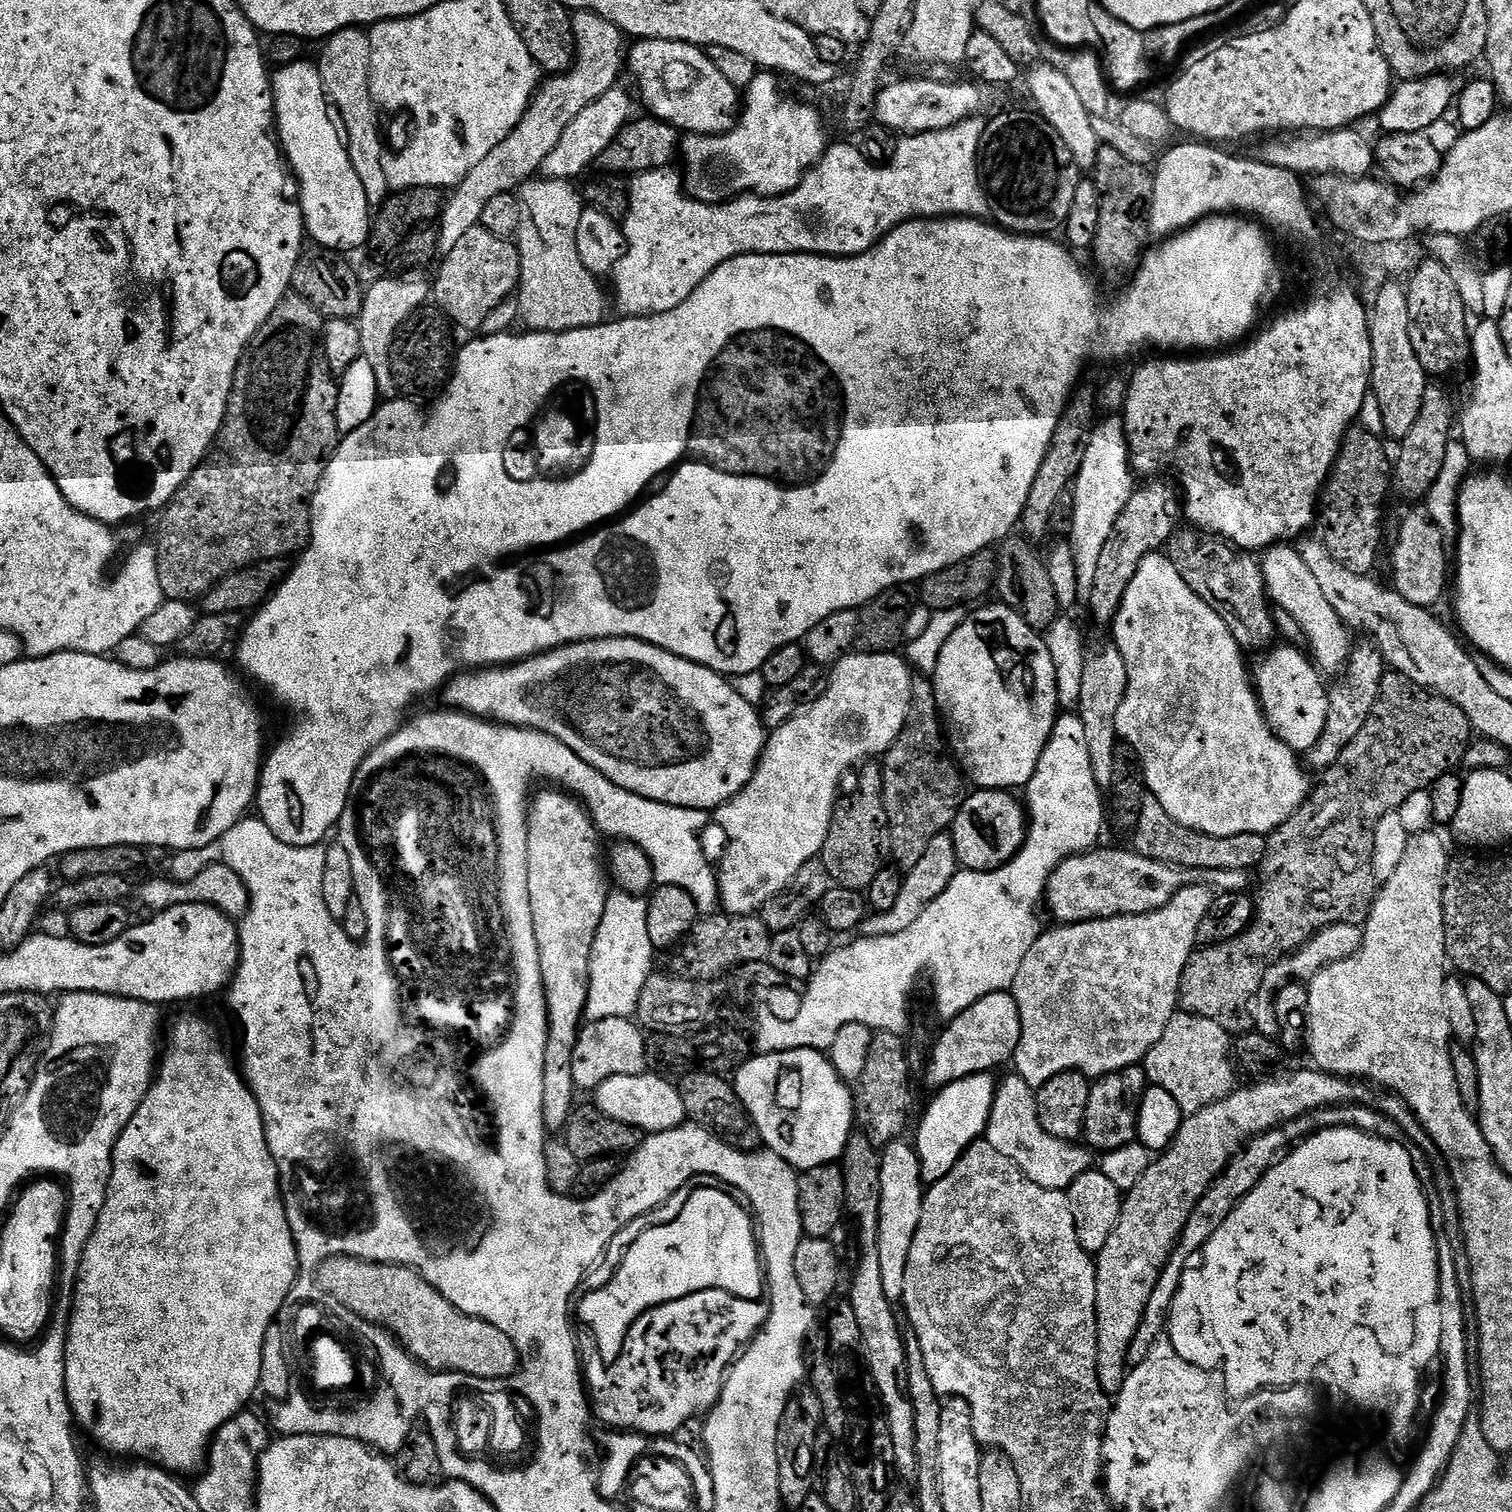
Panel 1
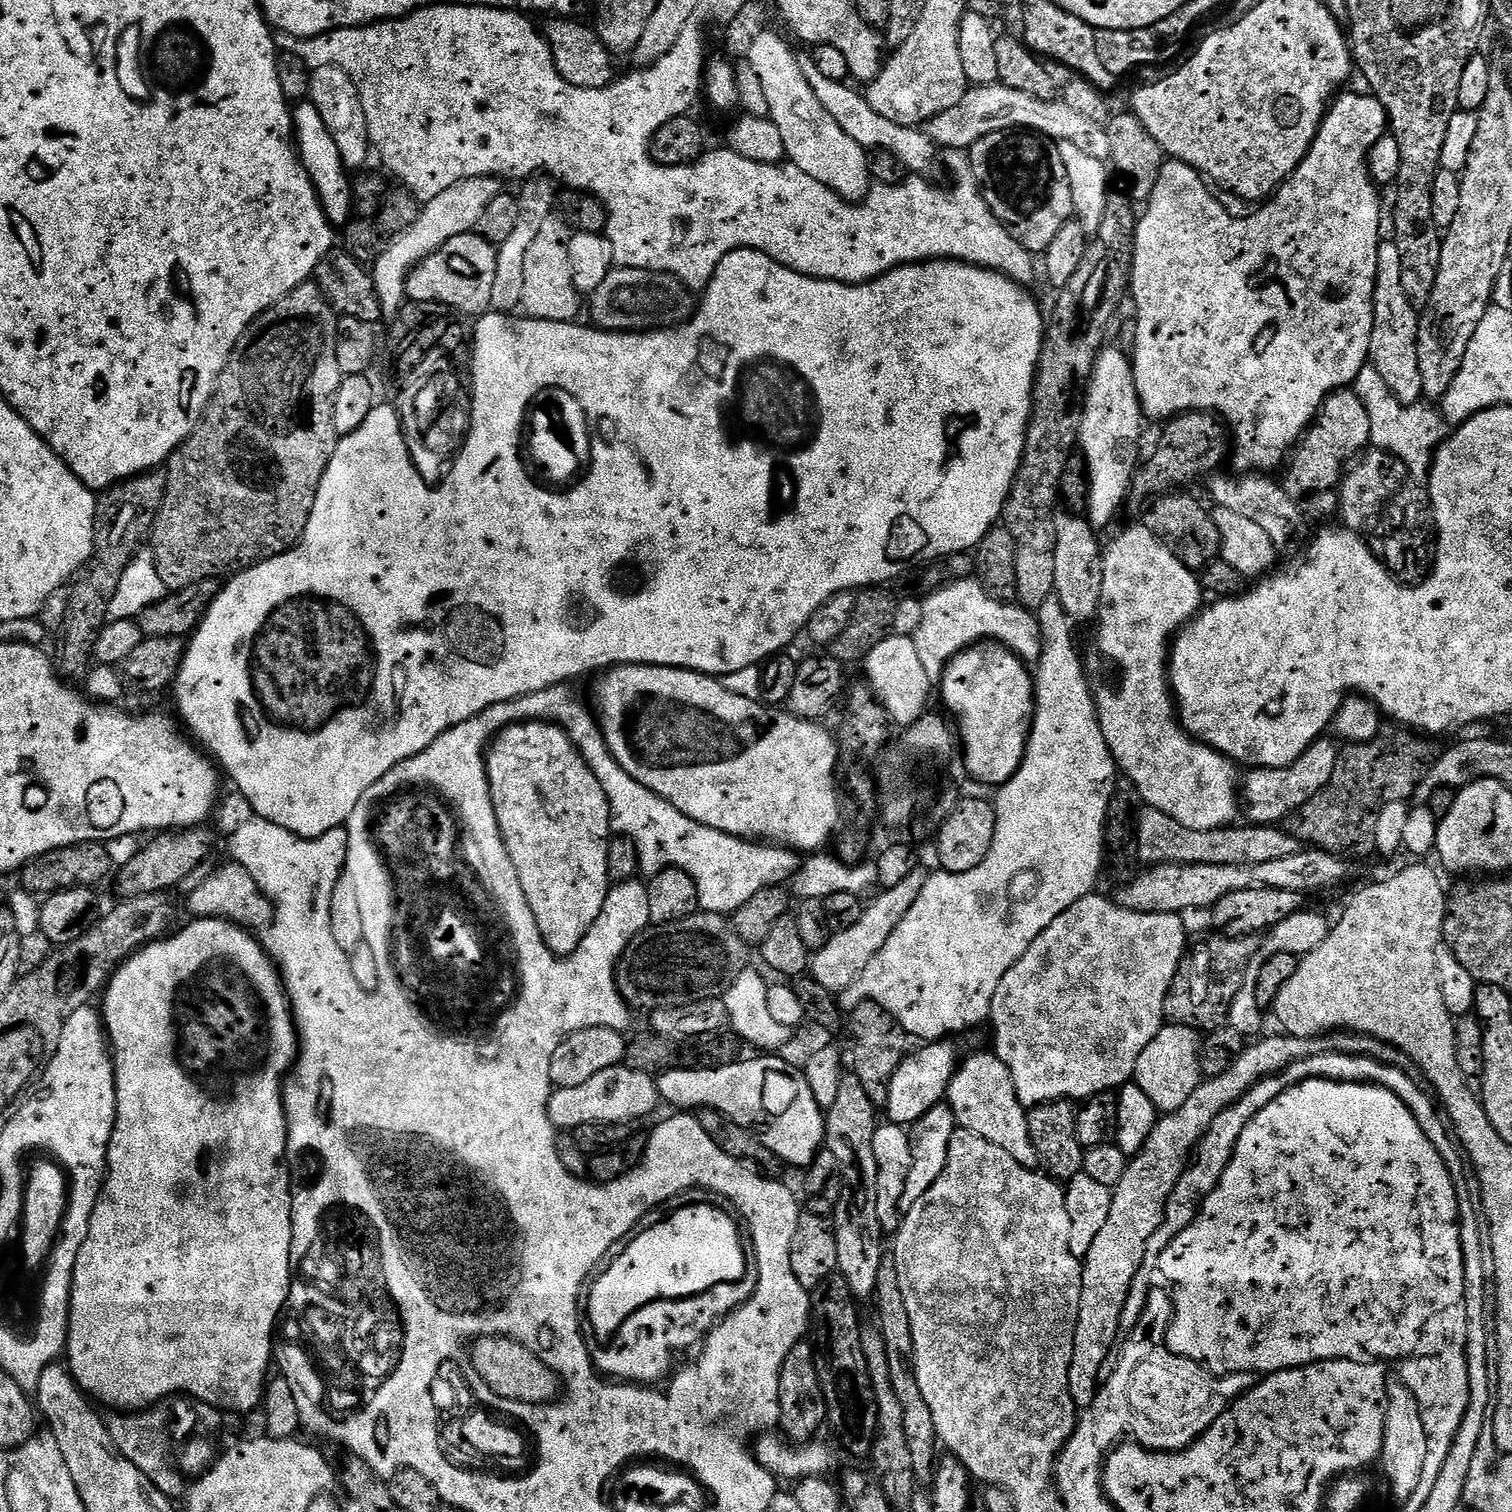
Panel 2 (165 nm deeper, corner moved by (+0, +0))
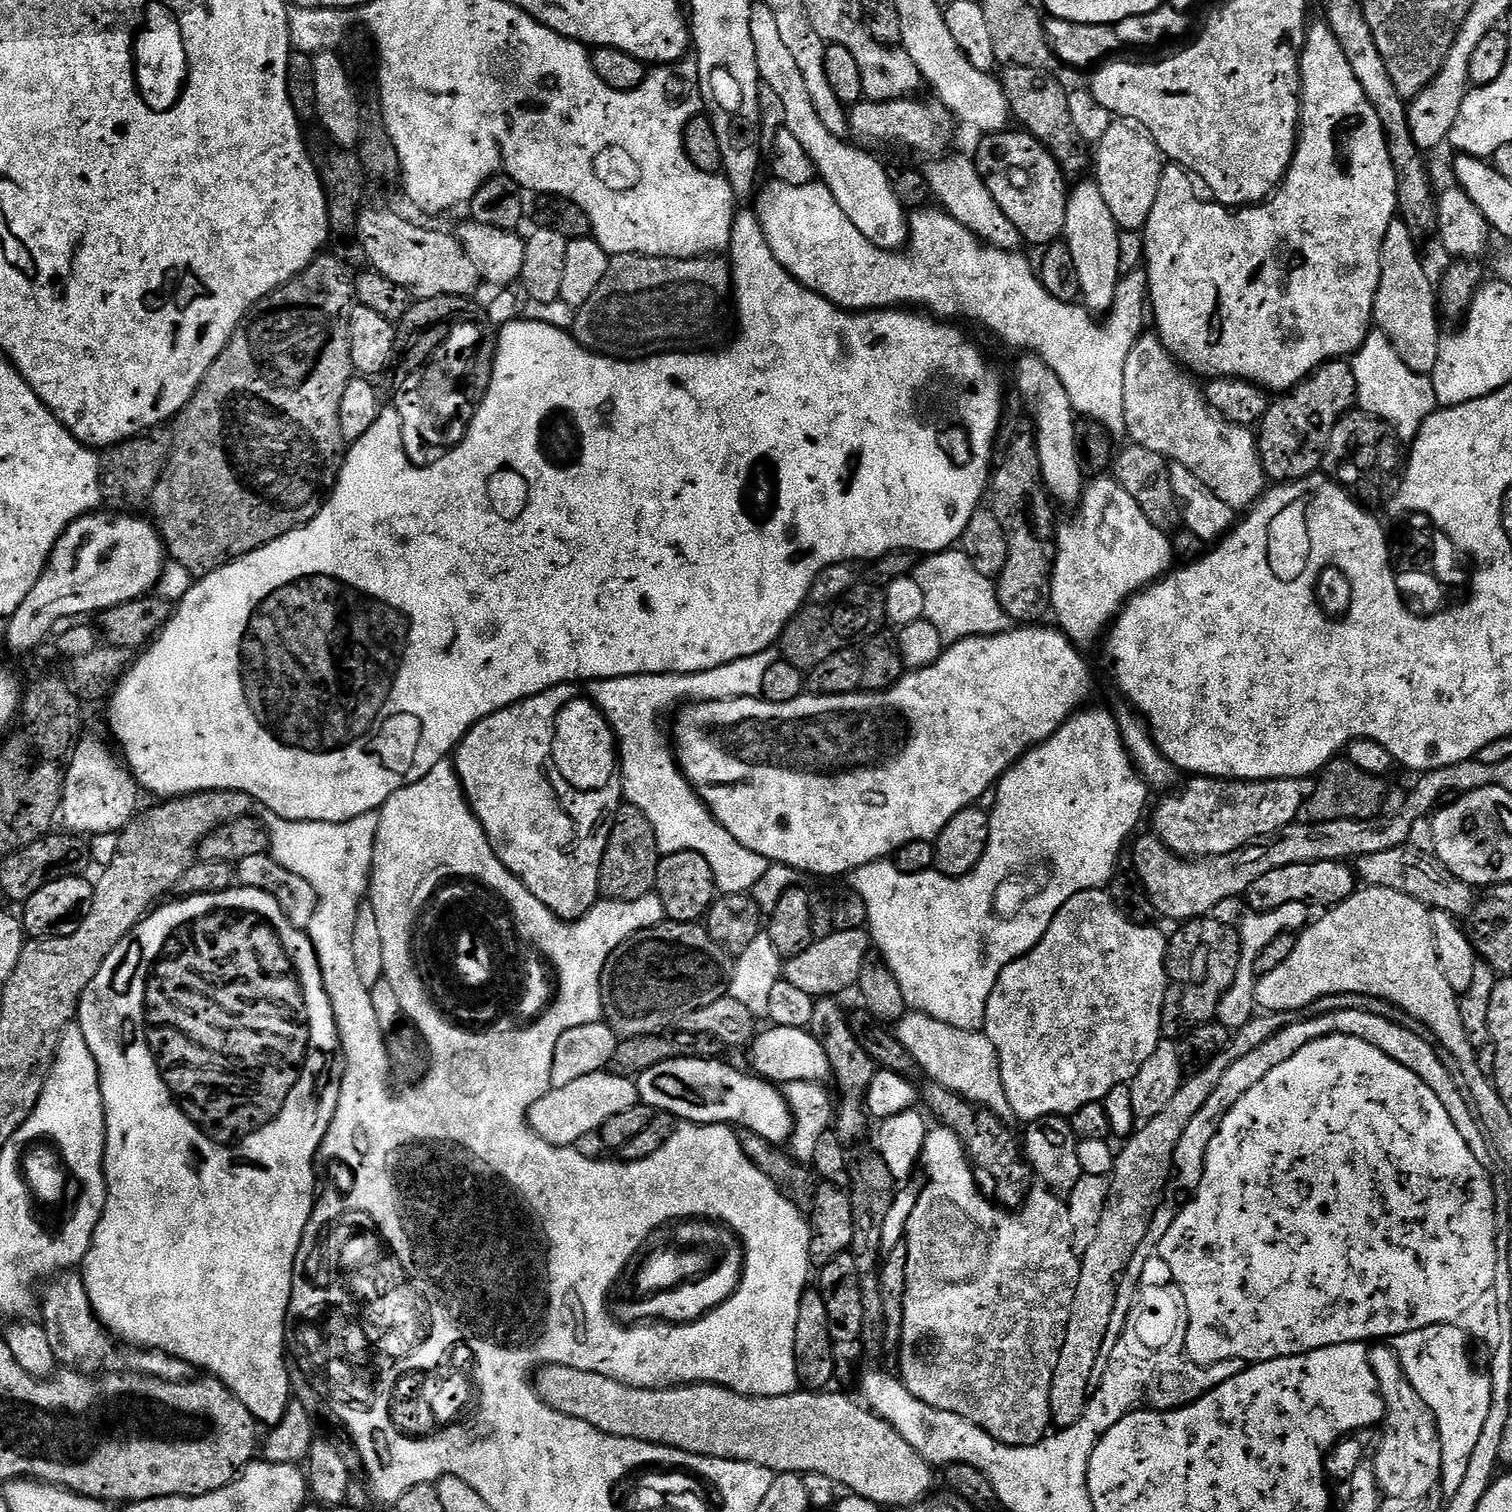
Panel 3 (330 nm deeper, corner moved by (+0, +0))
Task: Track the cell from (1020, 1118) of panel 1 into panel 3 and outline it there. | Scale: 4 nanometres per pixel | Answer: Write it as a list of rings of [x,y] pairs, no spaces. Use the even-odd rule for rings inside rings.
[[[909,1011],[895,1021],[894,1035],[900,1039],[902,1046],[906,1046],[906,1050],[910,1050],[917,1069],[925,1072],[931,1083],[946,1086],[946,1090],[994,1113],[1011,1113],[1010,1098],[1006,1098],[1006,1086],[1002,1086],[1002,1070],[994,1042],[990,1042],[983,1030],[958,1030],[958,1026],[938,1022],[938,1018]]]

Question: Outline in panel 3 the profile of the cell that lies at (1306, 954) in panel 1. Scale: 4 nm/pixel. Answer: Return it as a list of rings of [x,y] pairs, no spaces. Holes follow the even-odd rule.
[[[1286,902],[1286,906],[1278,906],[1278,910],[1266,910],[1265,912],[1245,911],[1245,916],[1241,918],[1240,924],[1238,923],[1240,933],[1238,974],[1222,999],[1220,999],[1220,1005],[1216,1011],[1216,1020],[1219,1024],[1226,1026],[1229,1030],[1235,1030],[1246,1026],[1246,1022],[1252,1020],[1254,1013],[1257,1011],[1252,963],[1256,961],[1258,954],[1262,954],[1262,949],[1265,946],[1270,946],[1270,942],[1274,942],[1274,938],[1278,938],[1287,932],[1296,934],[1307,928],[1310,923],[1308,912],[1310,912],[1309,905],[1302,902]]]

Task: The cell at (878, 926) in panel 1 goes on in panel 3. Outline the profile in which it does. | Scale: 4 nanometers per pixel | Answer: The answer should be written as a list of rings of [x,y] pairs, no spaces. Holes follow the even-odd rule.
[[[834,930],[826,938],[813,939],[812,945],[802,950],[802,954],[787,961],[786,979],[794,986],[798,986],[798,990],[803,990],[805,994],[810,994],[813,998],[836,998],[841,995],[839,992],[857,987],[862,966],[869,956],[870,940],[863,931],[837,932]]]

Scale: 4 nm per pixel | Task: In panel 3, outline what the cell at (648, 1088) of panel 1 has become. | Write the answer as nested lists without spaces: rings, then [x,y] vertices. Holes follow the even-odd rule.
[[[610,1070],[586,1074],[578,1082],[569,1082],[561,1088],[551,1088],[528,1109],[528,1127],[538,1133],[548,1144],[576,1146],[583,1136],[595,1133],[614,1114],[630,1110],[638,1103],[636,1080],[627,1076],[615,1076]]]

